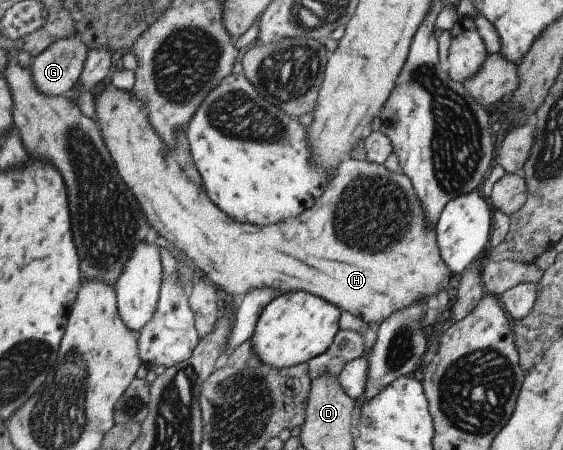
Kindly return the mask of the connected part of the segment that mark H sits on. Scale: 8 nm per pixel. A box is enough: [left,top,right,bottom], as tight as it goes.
[90,83,451,329]

